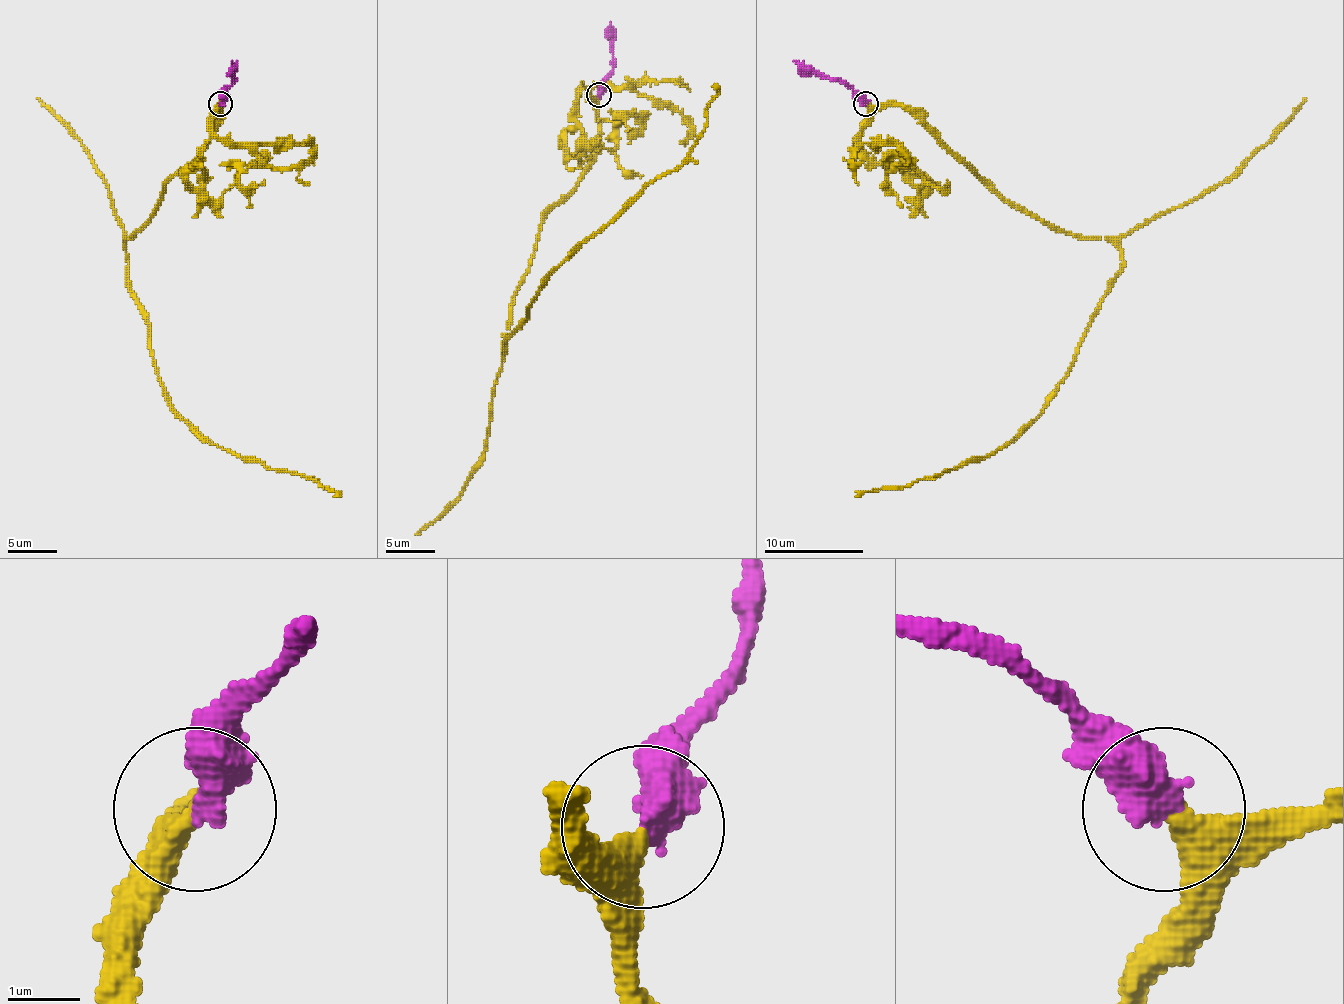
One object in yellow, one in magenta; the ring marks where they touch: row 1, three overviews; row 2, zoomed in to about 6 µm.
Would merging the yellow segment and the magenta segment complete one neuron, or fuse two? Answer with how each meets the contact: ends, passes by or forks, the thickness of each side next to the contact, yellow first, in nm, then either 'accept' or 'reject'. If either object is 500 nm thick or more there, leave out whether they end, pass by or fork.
400 nm thick on the yellow side, 550 nm on the other; accept

